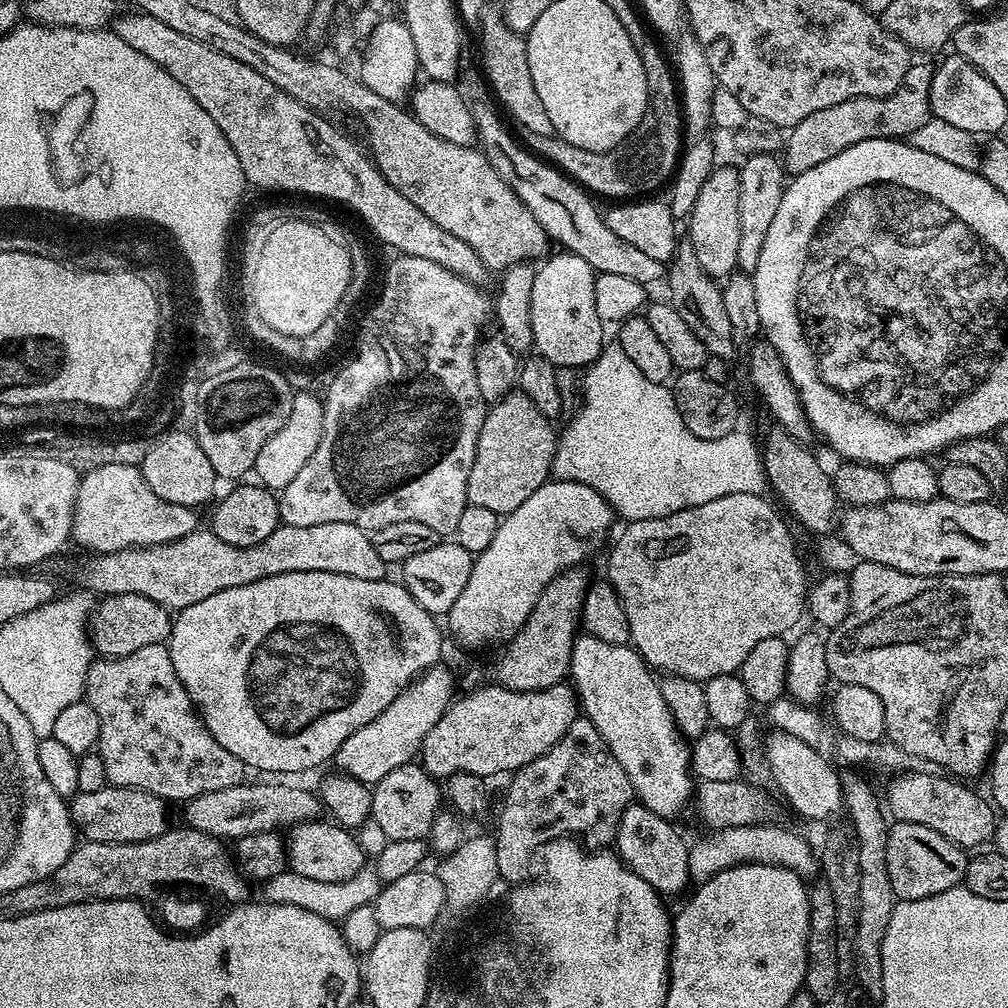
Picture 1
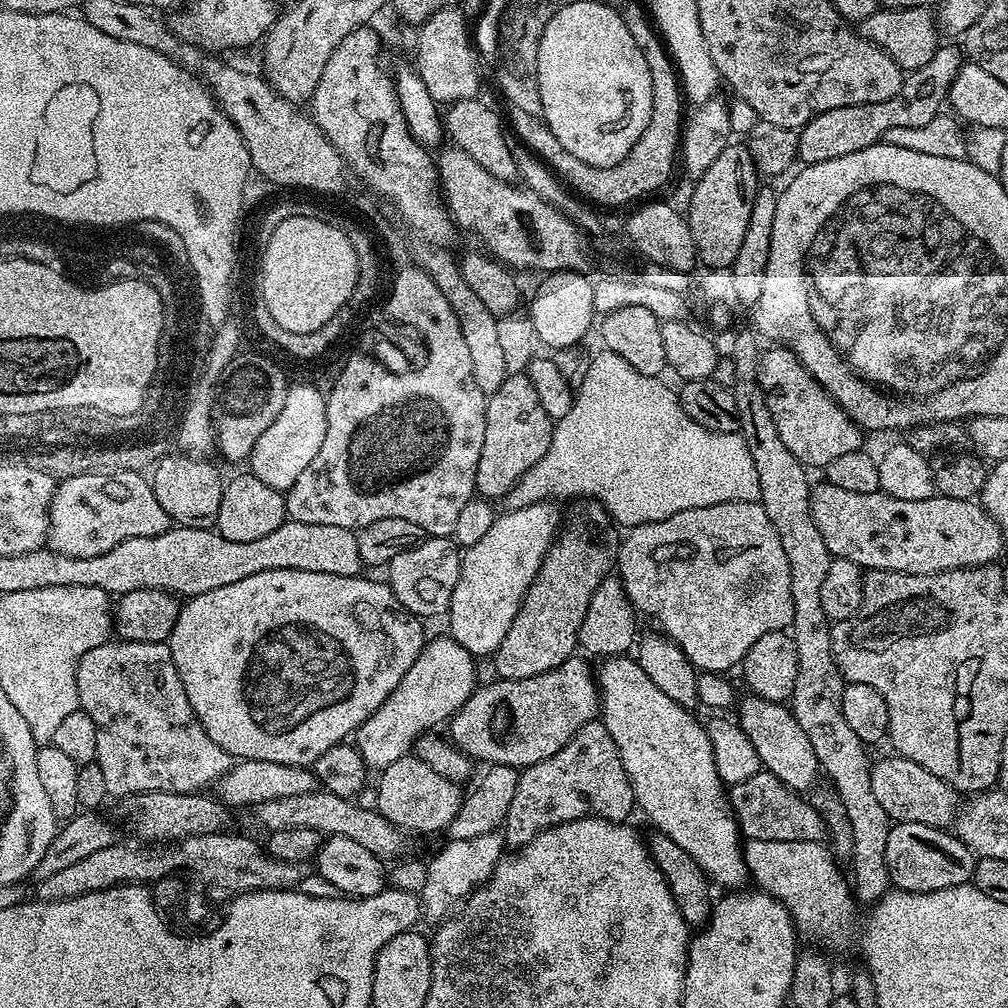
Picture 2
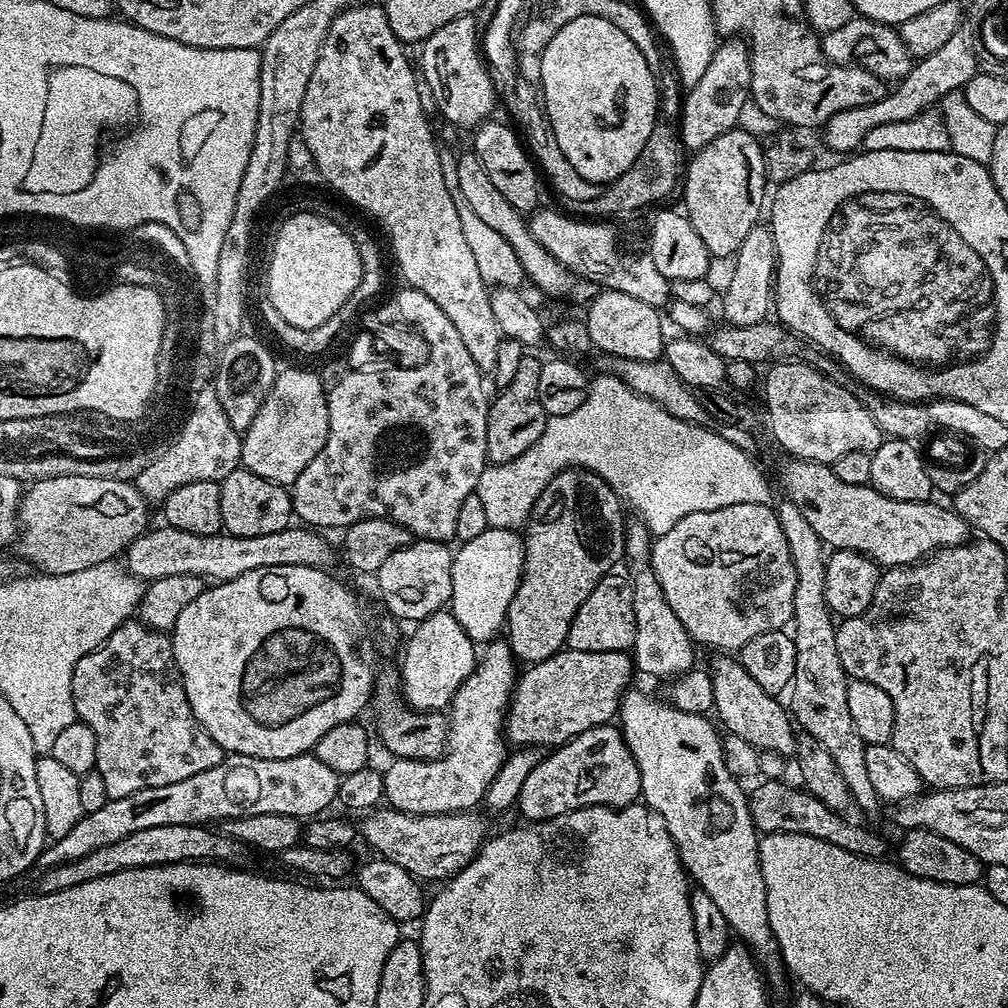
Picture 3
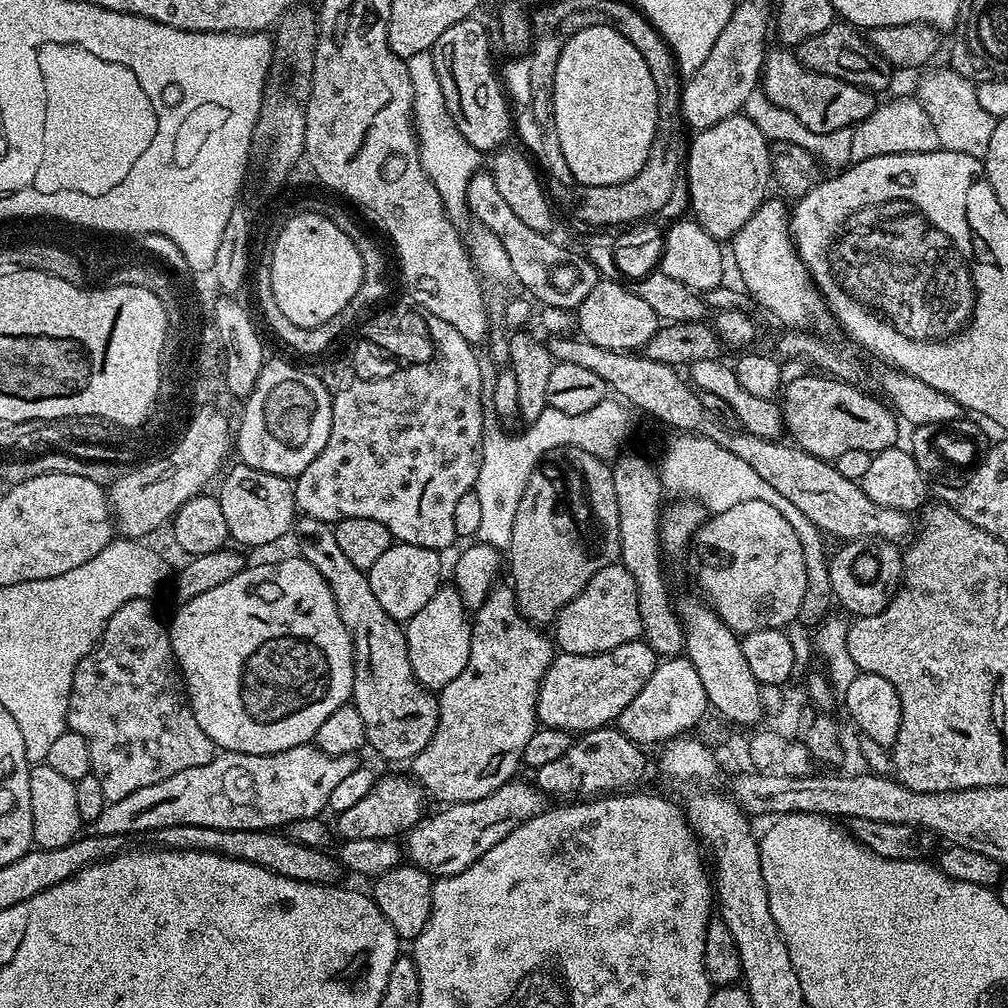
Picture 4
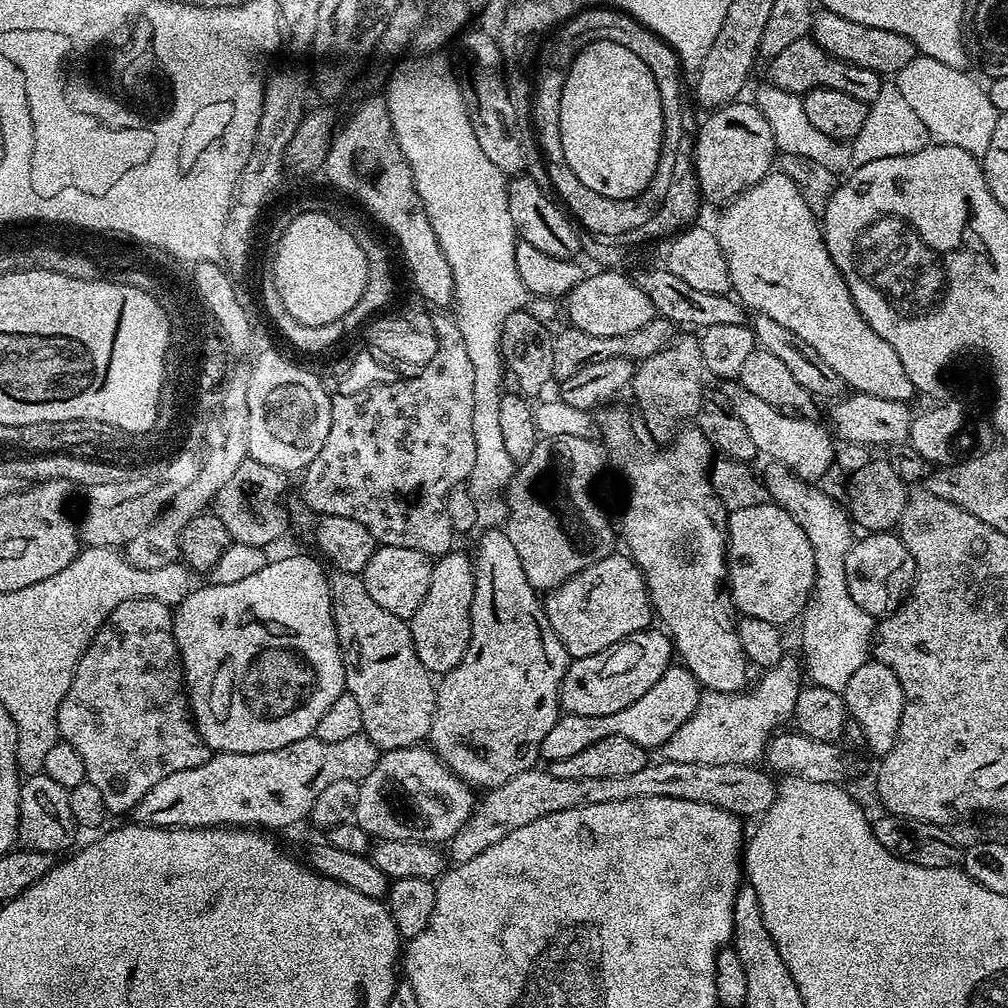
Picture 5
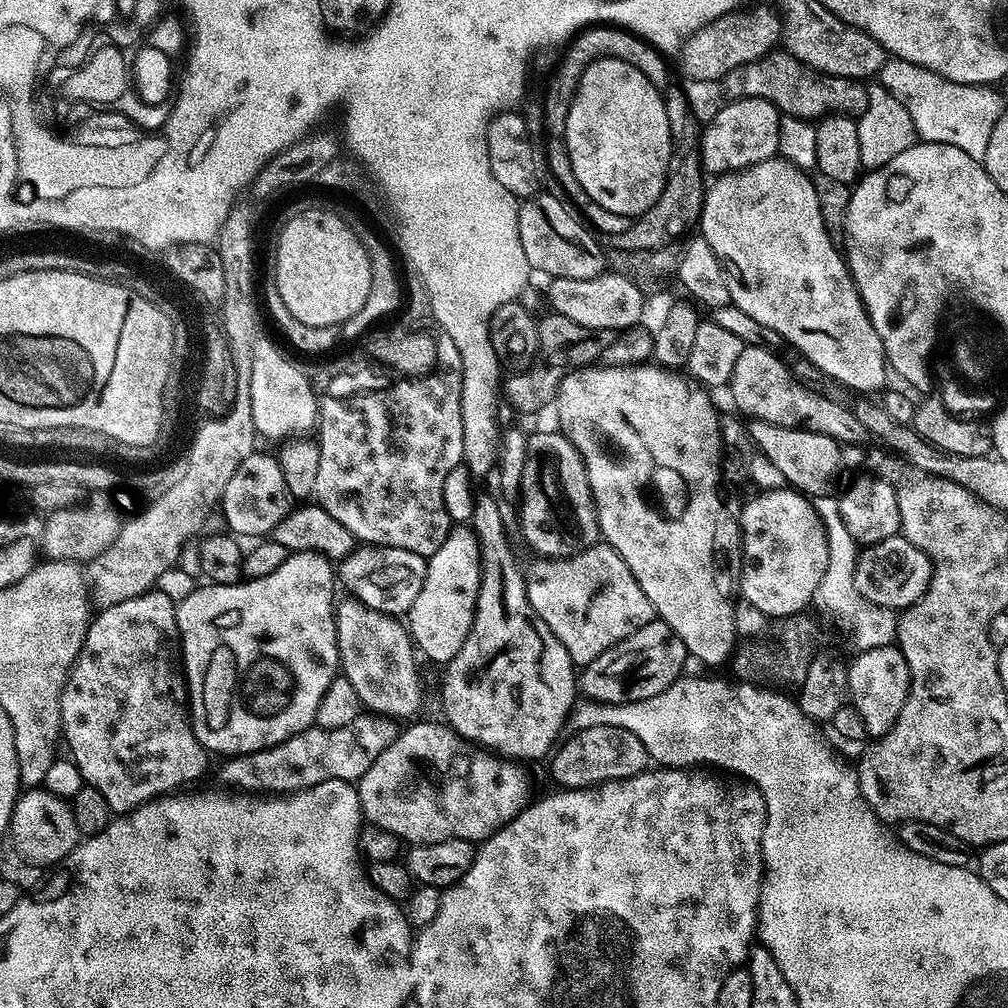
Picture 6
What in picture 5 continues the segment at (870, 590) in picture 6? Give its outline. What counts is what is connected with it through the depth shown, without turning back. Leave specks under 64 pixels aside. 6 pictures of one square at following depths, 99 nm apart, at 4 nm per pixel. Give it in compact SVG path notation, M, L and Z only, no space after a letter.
M895 531L870 532L861 535L852 545L844 559L844 577L850 598L873 618L883 618L900 609L908 599L916 582L916 560L906 550Z

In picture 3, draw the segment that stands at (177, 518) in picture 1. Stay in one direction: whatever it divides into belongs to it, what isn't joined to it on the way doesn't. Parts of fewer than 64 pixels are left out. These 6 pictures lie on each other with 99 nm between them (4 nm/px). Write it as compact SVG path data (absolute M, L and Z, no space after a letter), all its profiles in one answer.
M73 476L37 480L29 483L20 497L18 520L22 531L18 536L19 555L25 565L33 564L36 567L33 569L50 576L74 574L74 570L86 570L107 560L115 561L143 532L149 531L148 508L149 501L136 489L135 483L126 480Z

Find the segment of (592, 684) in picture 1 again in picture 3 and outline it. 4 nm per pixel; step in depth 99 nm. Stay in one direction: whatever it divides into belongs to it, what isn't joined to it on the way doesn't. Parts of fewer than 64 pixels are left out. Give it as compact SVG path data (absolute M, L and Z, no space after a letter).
M629 690L620 700L618 727L634 754L634 762L638 762L643 803L666 822L691 883L706 890L722 909L739 943L760 965L767 983L780 984L786 969L780 944L770 930L766 882L760 865L760 836L750 818L749 793L727 769L721 733L708 719L707 715L686 713L672 703Z

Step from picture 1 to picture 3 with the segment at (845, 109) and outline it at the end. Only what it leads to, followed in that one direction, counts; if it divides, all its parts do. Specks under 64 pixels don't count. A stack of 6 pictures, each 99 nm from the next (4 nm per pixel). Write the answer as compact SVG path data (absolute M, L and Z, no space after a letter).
M961 26L939 50L934 54L919 57L913 63L911 70L903 80L895 85L896 88L889 91L878 102L870 106L858 106L854 110L844 110L842 114L834 114L822 126L822 144L832 152L844 152L840 154L852 154L863 145L864 138L874 126L884 126L886 122L906 122L906 118L915 116L917 112L923 112L939 105L944 96L951 92L964 89L966 82L974 78L978 71L976 65L976 50L978 52L978 40L968 26Z

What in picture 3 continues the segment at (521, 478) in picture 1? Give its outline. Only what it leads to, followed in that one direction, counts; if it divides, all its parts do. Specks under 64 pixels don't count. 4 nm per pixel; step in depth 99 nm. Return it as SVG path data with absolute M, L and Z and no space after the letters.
M525 354L514 378L510 378L508 385L495 393L497 396L491 397L486 422L486 450L493 464L519 460L522 454L532 452L535 444L537 447L543 441L544 431L550 427L550 417L538 398L540 366L539 359L535 360L532 354Z

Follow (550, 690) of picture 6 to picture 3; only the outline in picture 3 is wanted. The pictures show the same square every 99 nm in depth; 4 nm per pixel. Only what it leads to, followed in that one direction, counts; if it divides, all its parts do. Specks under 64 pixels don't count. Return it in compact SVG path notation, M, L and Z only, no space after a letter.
M496 638L483 645L476 668L458 686L448 717L448 747L439 760L392 762L384 773L384 800L397 812L429 816L467 812L485 799L487 788L510 753L504 722L518 679L518 661L507 639Z

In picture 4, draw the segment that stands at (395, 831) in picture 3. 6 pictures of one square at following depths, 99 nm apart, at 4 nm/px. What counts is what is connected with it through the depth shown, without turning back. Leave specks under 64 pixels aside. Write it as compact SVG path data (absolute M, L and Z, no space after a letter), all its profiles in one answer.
M513 778L507 784L498 786L498 790L486 794L486 798L478 798L474 802L449 804L441 807L439 809L441 812L436 812L433 816L425 815L406 834L406 841L408 840L408 848L406 844L407 859L433 878L462 874L462 870L466 870L466 866L478 862L478 858L482 858L482 854L486 854L486 850L498 846L498 842L502 842L502 838L506 838L506 834L518 830L518 826L525 824L530 818L538 818L538 814L548 811L549 797L545 796L535 783L528 781L527 784L526 781L520 779Z

